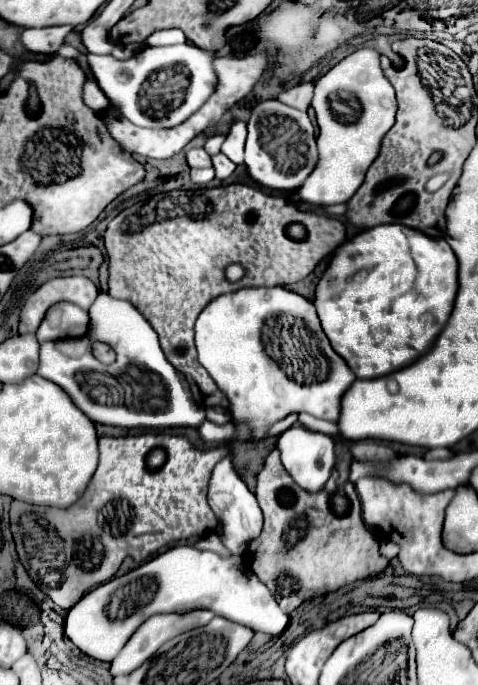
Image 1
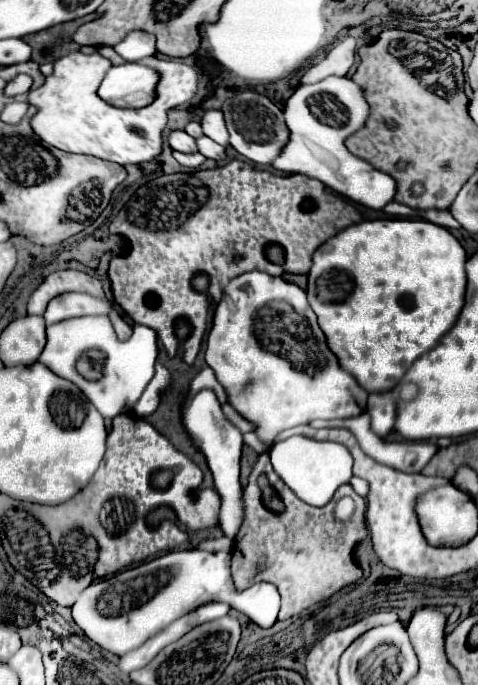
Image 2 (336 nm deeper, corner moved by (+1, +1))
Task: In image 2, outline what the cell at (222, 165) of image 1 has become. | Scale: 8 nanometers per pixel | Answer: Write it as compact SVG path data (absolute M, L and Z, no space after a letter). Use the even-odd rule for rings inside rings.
M202 136L202 138L198 138L198 140L196 140L196 144L198 144L198 152L200 152L200 154L204 154L206 158L212 158L212 160L216 160L216 162L220 162L220 160L226 160L224 146L216 144L216 142L214 142L214 140L210 140L208 136Z

